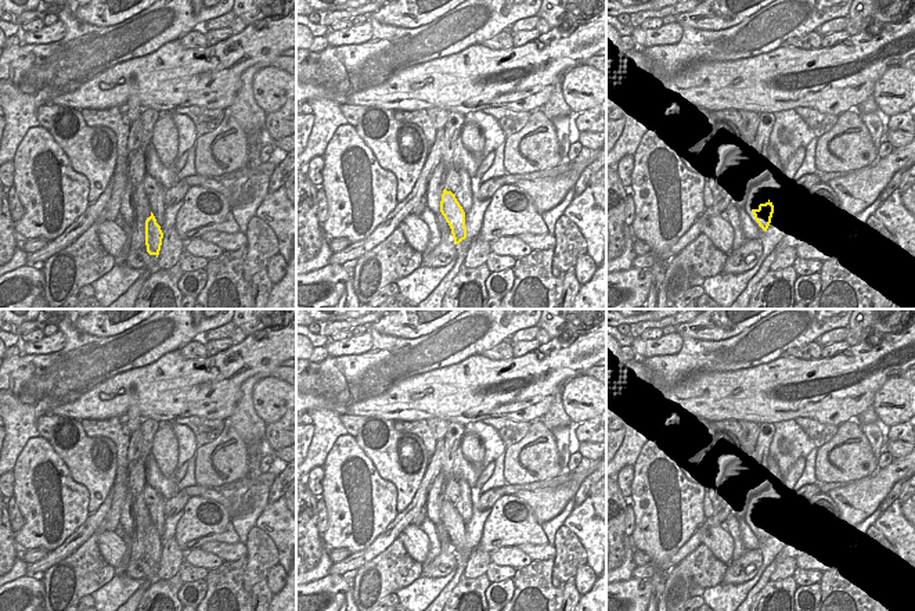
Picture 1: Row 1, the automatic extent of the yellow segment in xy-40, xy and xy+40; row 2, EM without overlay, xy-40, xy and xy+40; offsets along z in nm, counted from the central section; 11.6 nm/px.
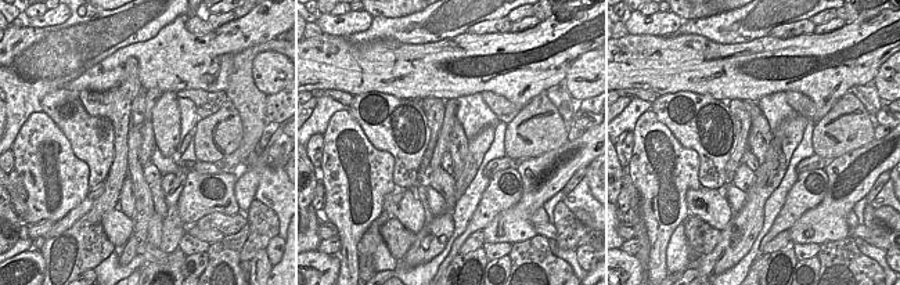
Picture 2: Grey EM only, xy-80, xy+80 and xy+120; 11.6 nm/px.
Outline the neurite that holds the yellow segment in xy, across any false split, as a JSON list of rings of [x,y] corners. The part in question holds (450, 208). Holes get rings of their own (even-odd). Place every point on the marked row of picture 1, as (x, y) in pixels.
[[[443,190],[440,212],[451,229],[455,244],[466,238],[465,212],[451,191]]]

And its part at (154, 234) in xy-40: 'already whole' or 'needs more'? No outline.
already whole

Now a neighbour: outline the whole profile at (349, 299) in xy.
[[[353,276],[346,283],[345,291],[335,309],[359,309],[360,302],[353,288]]]

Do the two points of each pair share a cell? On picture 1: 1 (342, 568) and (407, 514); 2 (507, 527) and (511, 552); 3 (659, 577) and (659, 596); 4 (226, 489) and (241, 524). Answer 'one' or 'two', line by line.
1: one
2: two
3: one
4: one

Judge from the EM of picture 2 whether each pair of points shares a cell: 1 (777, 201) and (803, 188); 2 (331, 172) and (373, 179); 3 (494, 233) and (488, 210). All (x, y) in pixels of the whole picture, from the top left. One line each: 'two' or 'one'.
1: two
2: one
3: two

